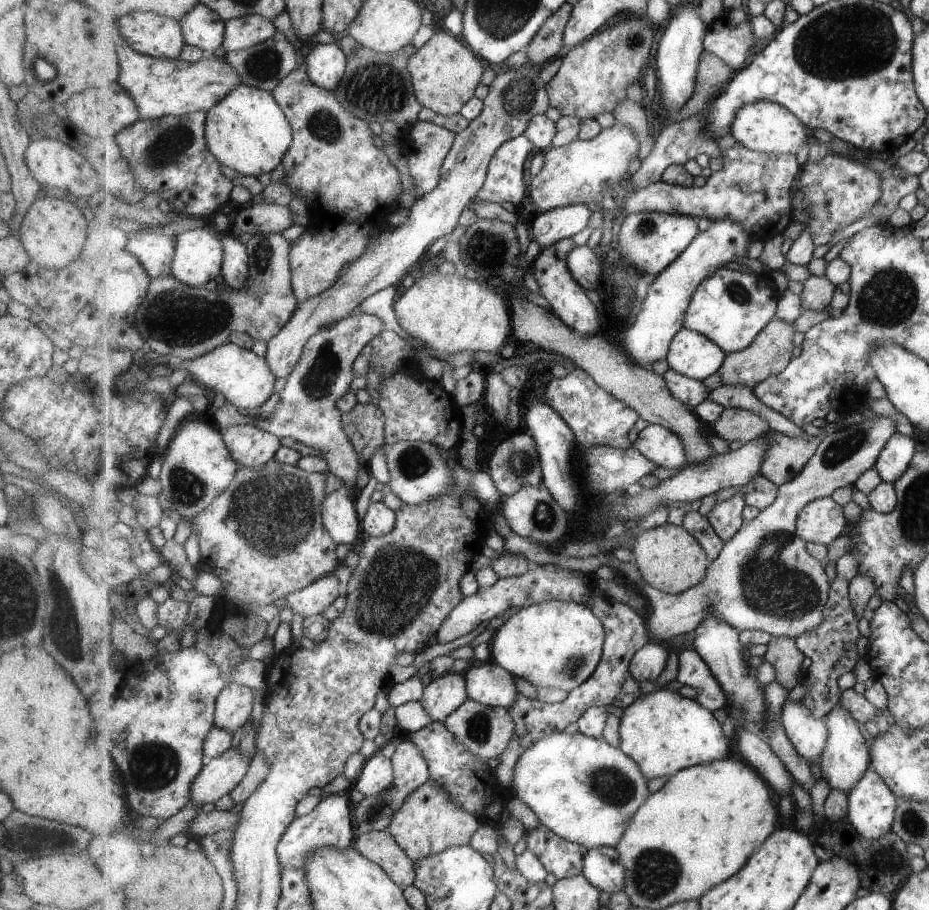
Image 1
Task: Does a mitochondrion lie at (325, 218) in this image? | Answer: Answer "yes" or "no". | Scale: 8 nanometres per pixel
no

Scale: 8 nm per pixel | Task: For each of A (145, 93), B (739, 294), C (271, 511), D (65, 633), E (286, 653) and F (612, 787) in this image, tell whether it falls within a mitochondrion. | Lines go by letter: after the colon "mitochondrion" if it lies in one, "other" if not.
A: other
B: mitochondrion
C: mitochondrion
D: mitochondrion
E: other
F: mitochondrion

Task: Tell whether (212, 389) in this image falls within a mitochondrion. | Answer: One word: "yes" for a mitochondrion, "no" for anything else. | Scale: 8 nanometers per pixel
no

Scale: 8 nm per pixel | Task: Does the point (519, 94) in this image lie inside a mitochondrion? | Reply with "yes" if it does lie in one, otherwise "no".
yes

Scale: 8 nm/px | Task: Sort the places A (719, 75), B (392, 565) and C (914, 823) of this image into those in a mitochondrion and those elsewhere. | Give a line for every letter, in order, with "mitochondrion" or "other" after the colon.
A: other
B: mitochondrion
C: mitochondrion

